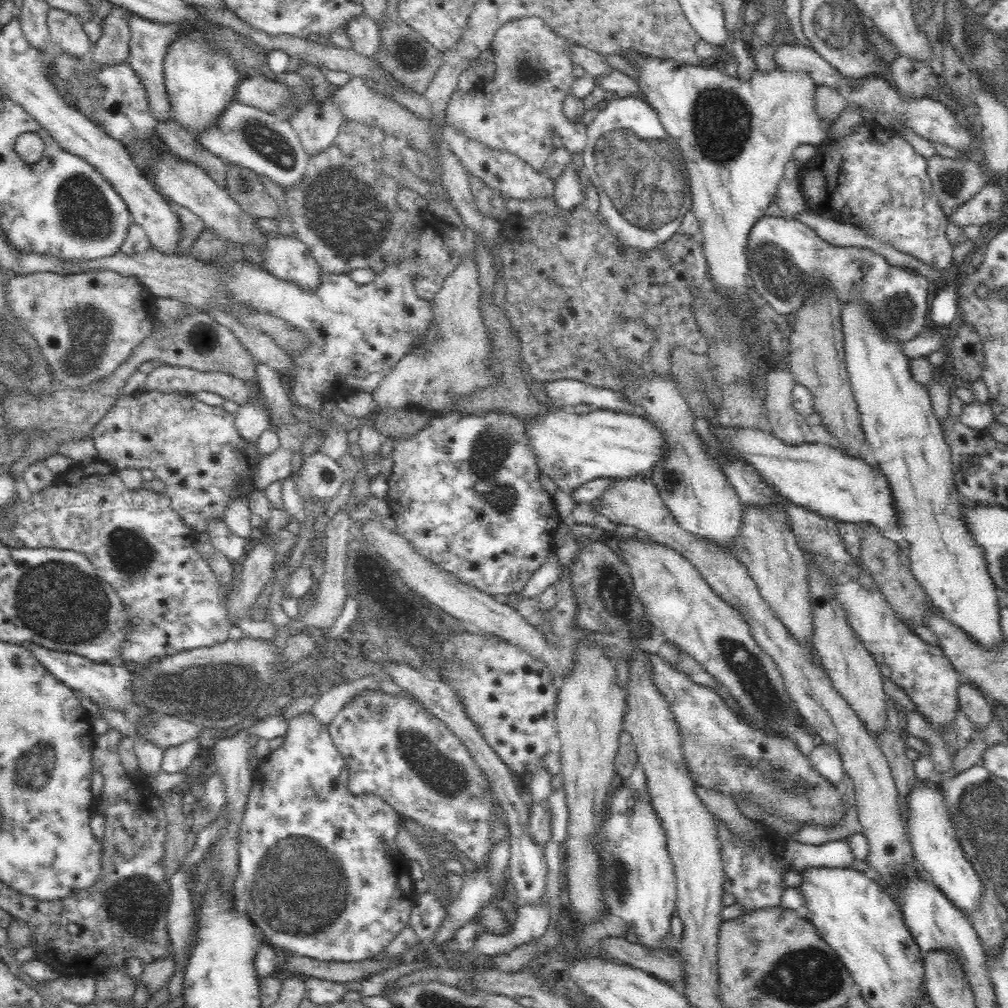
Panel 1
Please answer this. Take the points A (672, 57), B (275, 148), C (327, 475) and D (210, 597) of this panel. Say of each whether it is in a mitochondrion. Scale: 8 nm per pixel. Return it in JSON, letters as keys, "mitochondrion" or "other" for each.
{"A":"other","B":"mitochondrion","C":"other","D":"other"}

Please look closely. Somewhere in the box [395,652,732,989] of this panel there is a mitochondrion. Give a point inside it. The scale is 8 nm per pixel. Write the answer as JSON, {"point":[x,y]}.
{"point":[617,869]}

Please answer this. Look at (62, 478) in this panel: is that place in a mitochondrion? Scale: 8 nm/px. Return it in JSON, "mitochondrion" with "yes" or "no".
{"mitochondrion":"no"}

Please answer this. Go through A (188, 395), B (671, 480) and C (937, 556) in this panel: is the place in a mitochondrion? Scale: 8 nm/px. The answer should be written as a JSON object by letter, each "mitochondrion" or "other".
{"A":"other","B":"mitochondrion","C":"other"}

